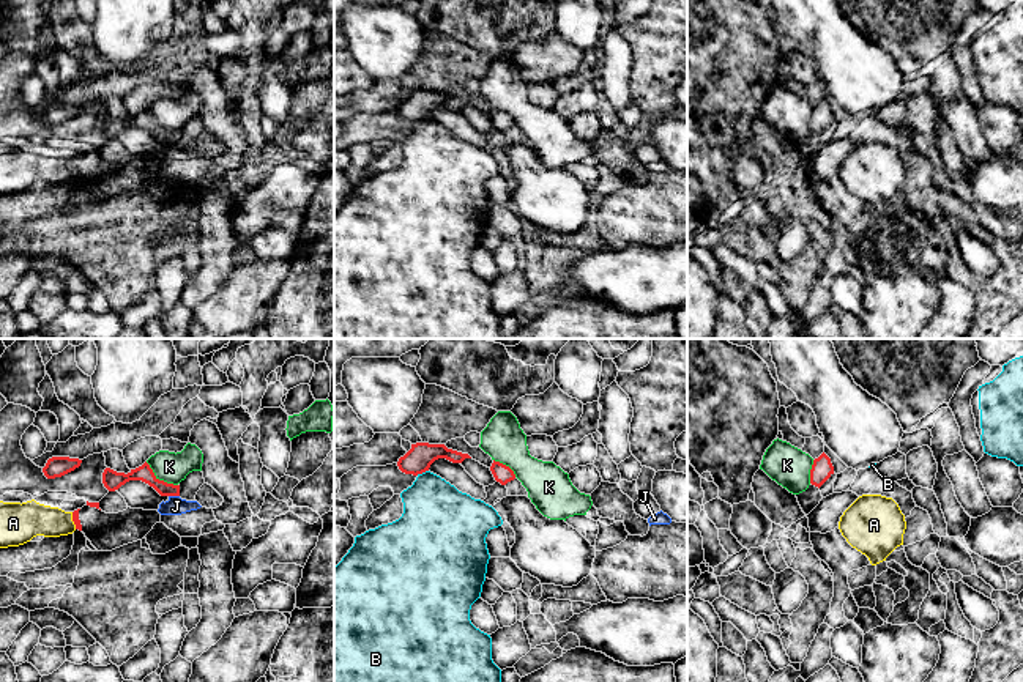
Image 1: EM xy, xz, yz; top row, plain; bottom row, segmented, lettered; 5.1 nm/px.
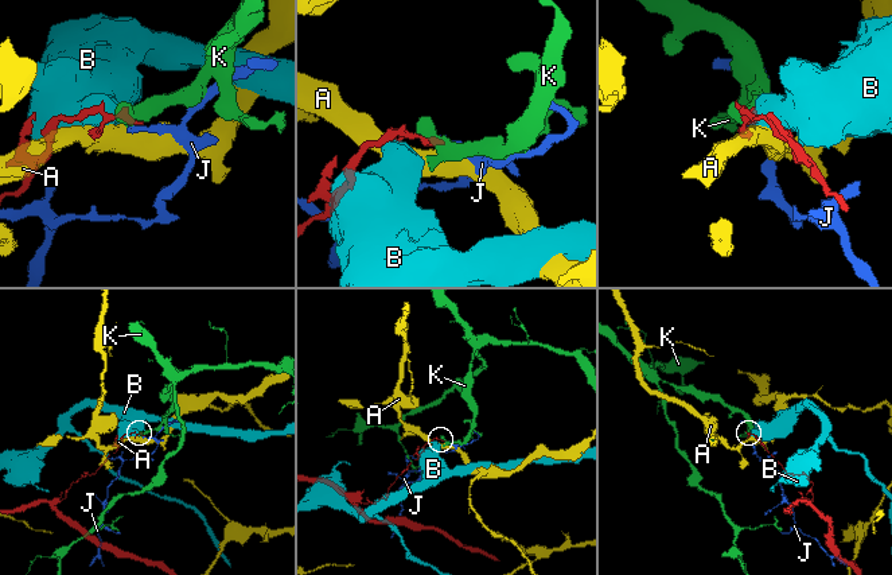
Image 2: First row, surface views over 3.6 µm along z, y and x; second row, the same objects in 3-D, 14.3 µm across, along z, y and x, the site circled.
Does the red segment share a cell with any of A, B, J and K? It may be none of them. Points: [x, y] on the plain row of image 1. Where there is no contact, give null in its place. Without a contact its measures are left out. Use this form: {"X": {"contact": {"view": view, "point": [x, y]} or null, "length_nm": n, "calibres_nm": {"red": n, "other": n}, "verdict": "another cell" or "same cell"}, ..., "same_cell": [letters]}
{"A": {"contact": {"view": "xy", "point": [73, 167]}, "length_nm": 90, "calibres_nm": {"red": 40, "other": 190}, "verdict": "another cell"}, "B": {"contact": {"view": "xz", "point": [421, 120]}, "length_nm": 70, "calibres_nm": {"red": 140, "other": 360}, "verdict": "another cell"}, "J": {"contact": {"view": "xy", "point": [174, 142]}, "length_nm": 60, "calibres_nm": {"red": 90, "other": 100}, "verdict": "another cell"}, "K": {"contact": {"view": "xy", "point": [158, 126]}, "length_nm": 200, "calibres_nm": {"red": 100, "other": 160}, "verdict": "another cell"}, "same_cell": []}

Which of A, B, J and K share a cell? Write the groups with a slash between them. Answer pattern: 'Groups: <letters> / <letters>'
Groups: A / B / J / K

